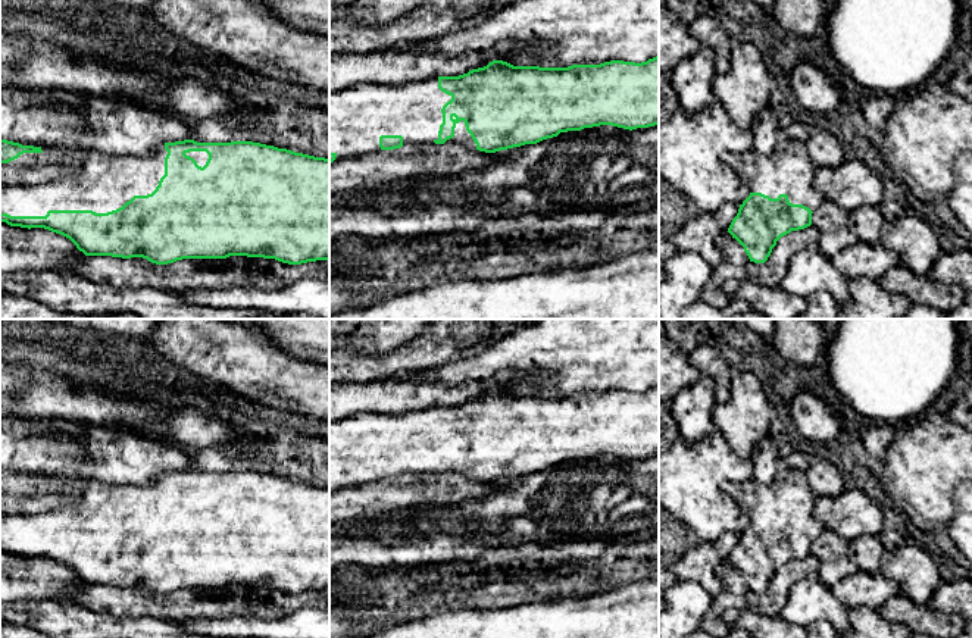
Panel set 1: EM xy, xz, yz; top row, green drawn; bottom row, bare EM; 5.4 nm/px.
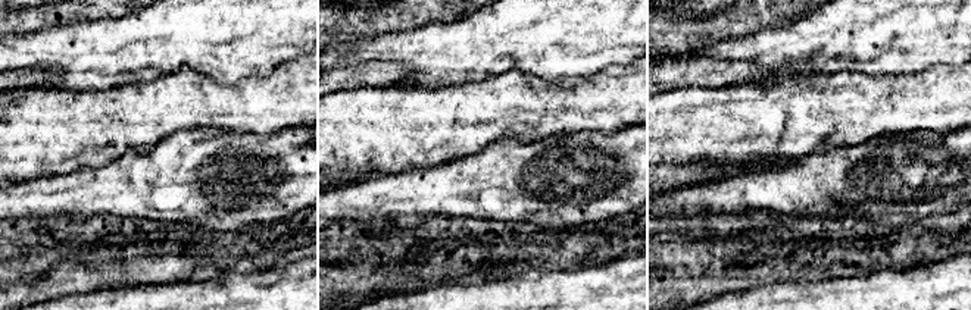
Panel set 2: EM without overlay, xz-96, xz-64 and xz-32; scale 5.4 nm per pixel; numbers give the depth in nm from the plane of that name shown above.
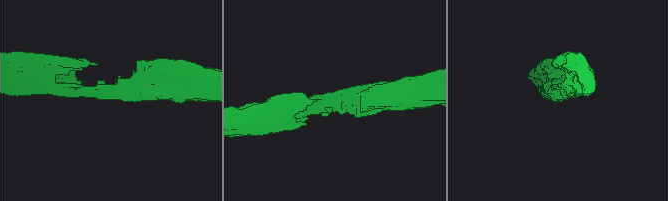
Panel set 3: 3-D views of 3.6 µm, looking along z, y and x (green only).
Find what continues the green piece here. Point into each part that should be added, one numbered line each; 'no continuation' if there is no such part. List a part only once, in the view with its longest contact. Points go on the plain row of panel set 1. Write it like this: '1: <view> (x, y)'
1: xy (97, 510)

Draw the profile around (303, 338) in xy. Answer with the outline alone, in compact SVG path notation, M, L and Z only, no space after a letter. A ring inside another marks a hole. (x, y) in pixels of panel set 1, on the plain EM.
M251 319L257 326L251 328L263 335L288 356L315 362L329 369L329 319Z

